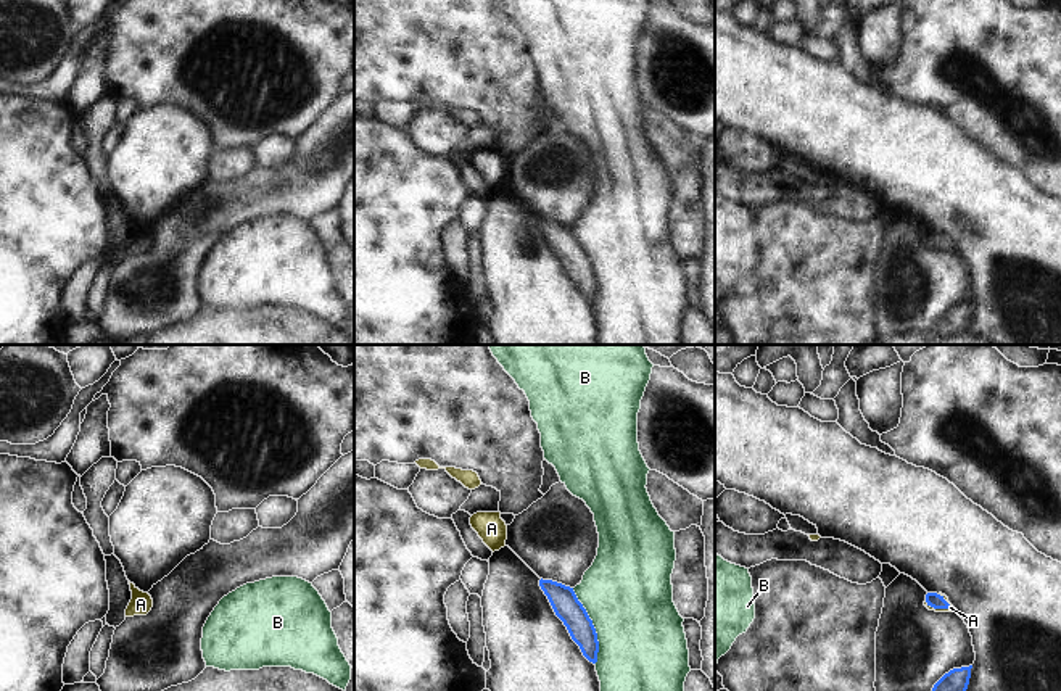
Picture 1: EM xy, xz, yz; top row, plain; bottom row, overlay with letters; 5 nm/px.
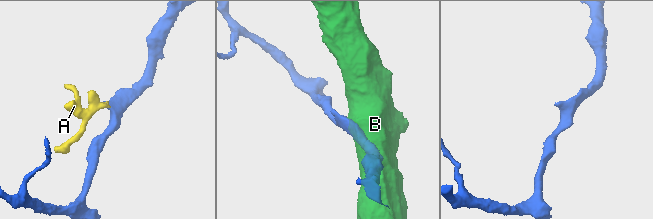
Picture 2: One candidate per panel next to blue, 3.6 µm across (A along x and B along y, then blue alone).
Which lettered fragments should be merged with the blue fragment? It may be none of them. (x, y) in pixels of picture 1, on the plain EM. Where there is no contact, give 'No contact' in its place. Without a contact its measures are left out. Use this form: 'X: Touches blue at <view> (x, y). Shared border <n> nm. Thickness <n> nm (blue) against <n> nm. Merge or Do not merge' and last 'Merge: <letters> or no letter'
A: Touches blue at yz (937, 247). Shared border 140 nm. Thickness 70 nm (blue) against 30 nm. Merge
B: Touches blue at xz (593, 266). Shared border 400 nm. Thickness 140 nm (blue) against 440 nm. Do not merge
Merge: A.

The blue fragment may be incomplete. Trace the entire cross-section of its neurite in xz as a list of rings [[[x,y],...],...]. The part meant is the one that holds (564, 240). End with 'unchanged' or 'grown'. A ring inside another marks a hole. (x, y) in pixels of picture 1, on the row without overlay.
[[[543,217],[539,219],[539,226],[547,235],[555,254],[567,266],[572,279],[580,285],[583,295],[596,303],[599,292],[597,272],[573,227]]]; unchanged

